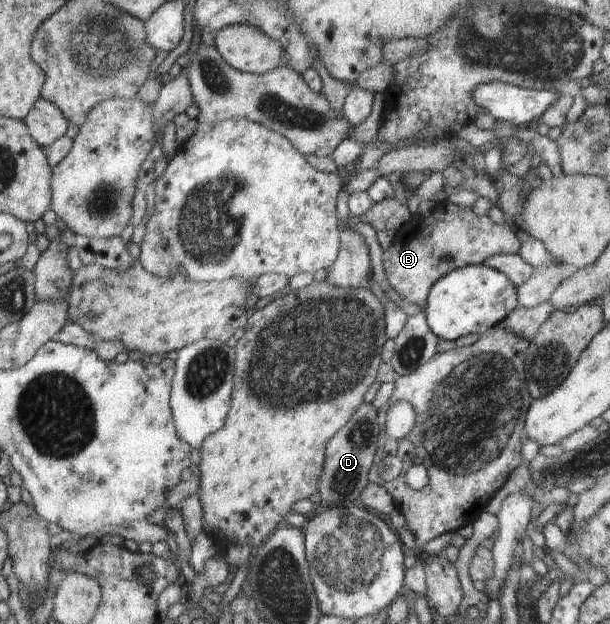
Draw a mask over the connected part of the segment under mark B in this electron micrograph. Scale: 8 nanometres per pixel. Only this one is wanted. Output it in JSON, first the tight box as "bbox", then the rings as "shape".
{"bbox":[383,203,521,310],"shape":[[[454,203],[437,205],[443,207],[428,217],[413,217],[395,234],[393,245],[383,253],[385,279],[401,296],[401,301],[415,303],[425,310],[430,290],[441,277],[451,271],[474,265],[493,255],[517,254],[521,249],[519,230],[511,221],[495,223],[489,219],[489,213],[478,216],[471,209],[455,207]]]}

